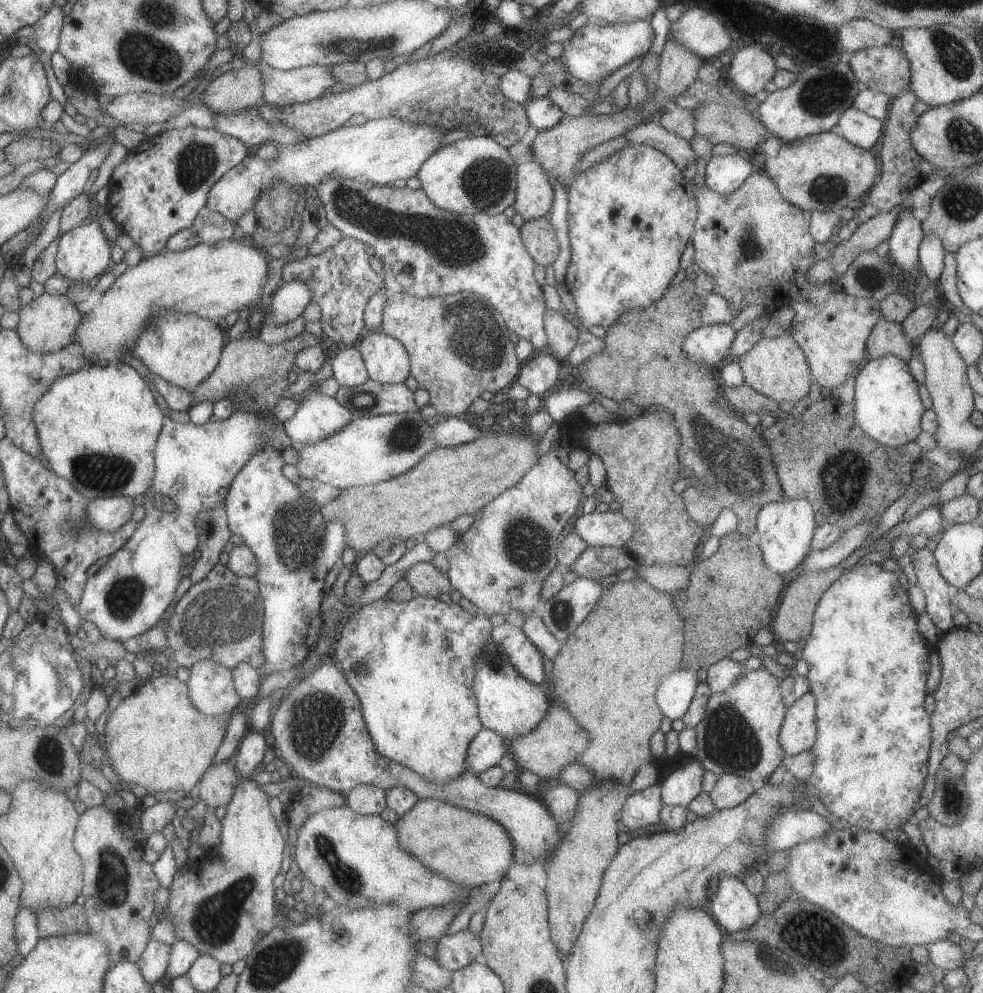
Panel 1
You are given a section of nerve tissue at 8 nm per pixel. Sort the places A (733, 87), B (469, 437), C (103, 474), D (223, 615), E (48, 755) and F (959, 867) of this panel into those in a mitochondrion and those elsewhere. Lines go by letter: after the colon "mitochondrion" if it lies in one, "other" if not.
A: other
B: other
C: mitochondrion
D: mitochondrion
E: mitochondrion
F: other

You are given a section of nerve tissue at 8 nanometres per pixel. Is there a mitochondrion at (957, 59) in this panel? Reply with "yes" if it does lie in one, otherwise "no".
yes

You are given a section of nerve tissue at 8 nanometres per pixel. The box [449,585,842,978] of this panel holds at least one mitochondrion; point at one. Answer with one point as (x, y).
(728, 741)

